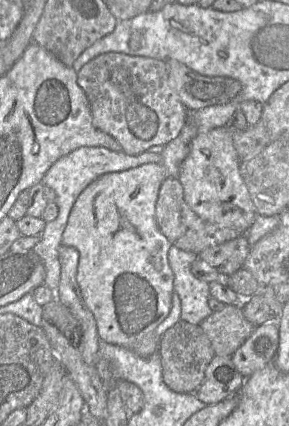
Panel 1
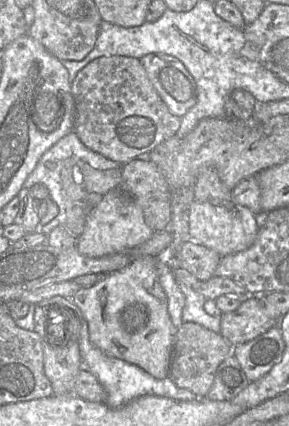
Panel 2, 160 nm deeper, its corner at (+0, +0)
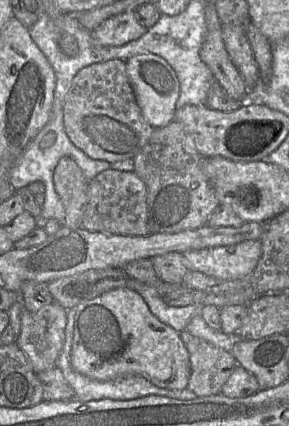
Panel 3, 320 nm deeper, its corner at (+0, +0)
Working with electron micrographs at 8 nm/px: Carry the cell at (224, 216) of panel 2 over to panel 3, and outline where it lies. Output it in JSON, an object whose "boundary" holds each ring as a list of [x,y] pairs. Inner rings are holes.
{"boundary":[[[245,240],[230,246],[190,250],[183,254],[190,271],[199,271],[223,280],[235,280],[246,277],[255,269],[261,256],[261,242]]]}

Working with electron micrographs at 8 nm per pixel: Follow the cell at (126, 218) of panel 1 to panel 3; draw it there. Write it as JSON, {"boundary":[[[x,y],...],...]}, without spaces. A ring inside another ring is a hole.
{"boundary":[[[115,288],[81,302],[75,310],[71,350],[71,365],[75,371],[100,381],[140,375],[160,388],[187,388],[191,373],[190,359],[180,332],[160,321],[136,290]]]}

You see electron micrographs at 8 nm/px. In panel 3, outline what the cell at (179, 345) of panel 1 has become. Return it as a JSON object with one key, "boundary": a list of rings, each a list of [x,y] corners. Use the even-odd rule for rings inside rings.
{"boundary":[[[186,329],[180,332],[190,359],[190,378],[187,388],[197,397],[221,393],[223,385],[238,365],[231,352],[190,334]]]}

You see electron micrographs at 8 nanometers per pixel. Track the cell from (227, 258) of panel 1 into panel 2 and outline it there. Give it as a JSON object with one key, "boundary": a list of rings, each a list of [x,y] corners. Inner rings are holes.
{"boundary":[[[190,240],[180,245],[176,258],[182,267],[203,282],[215,276],[215,270],[222,259],[217,252]]]}

